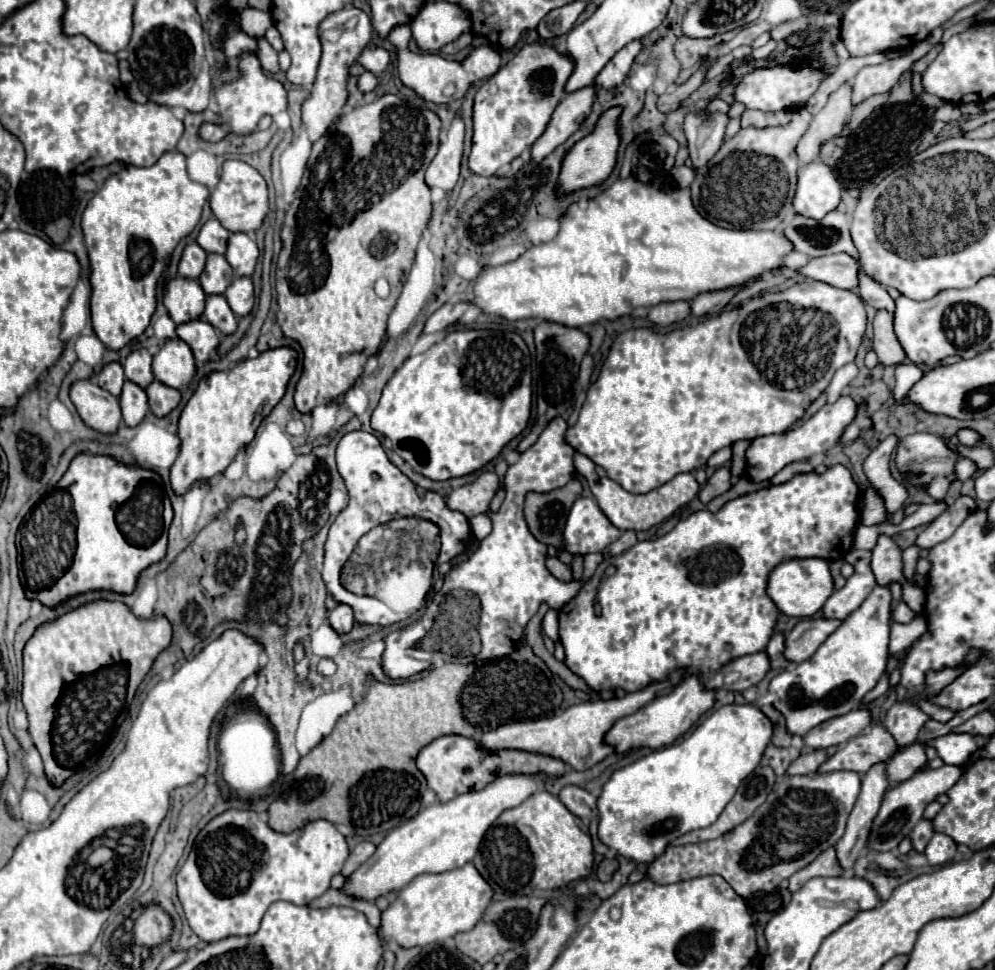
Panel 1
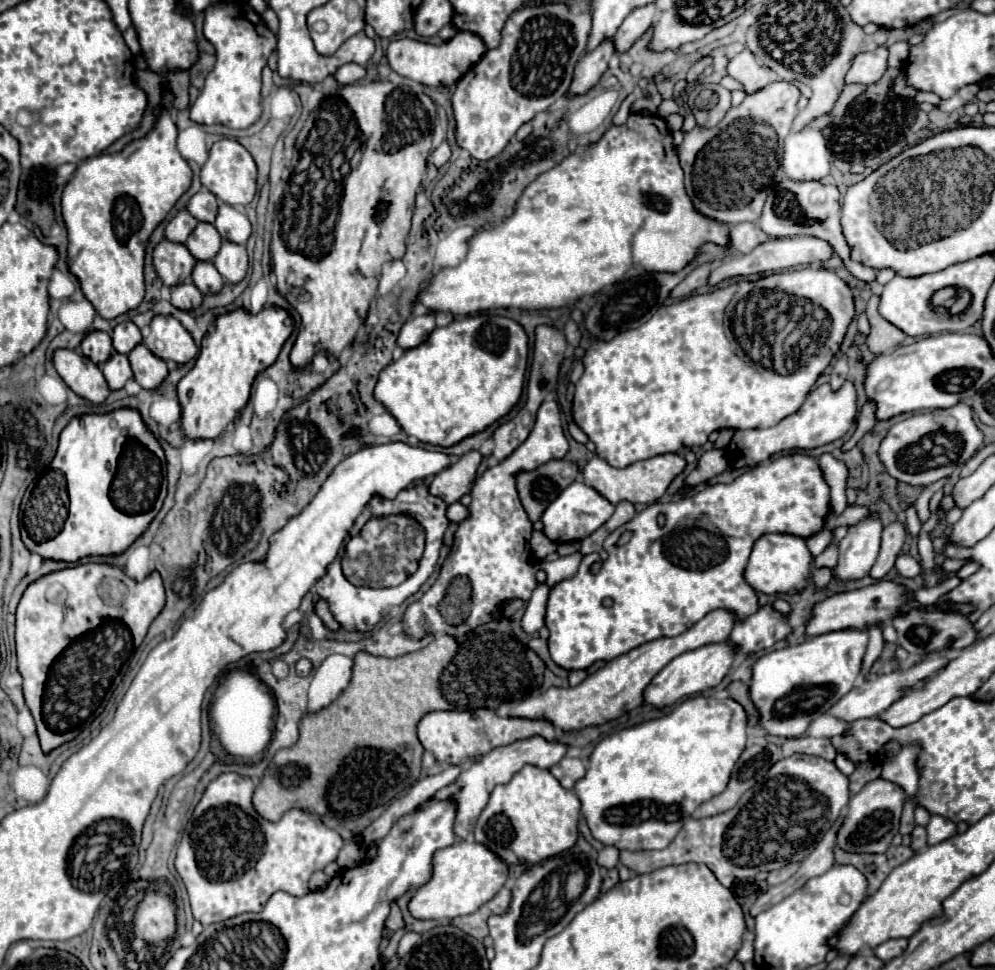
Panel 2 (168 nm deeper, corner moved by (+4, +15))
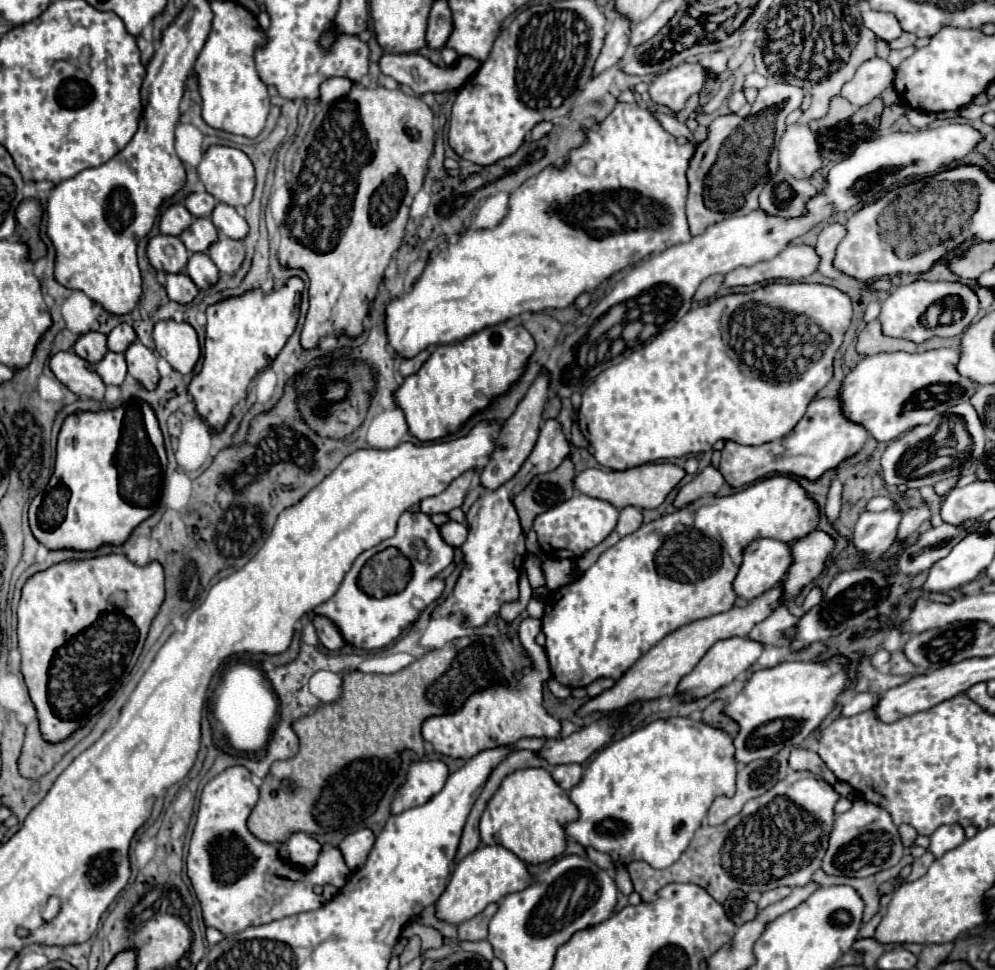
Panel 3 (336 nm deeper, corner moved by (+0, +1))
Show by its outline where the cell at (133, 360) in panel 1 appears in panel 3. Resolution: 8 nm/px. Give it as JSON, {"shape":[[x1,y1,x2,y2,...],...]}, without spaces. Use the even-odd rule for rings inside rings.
{"shape":[[119,324,119,326,113,328,111,334,107,336,107,346,109,346,109,350,113,350,113,352,125,354,125,350,127,350,135,340,137,340,135,330,133,330,129,324]]}

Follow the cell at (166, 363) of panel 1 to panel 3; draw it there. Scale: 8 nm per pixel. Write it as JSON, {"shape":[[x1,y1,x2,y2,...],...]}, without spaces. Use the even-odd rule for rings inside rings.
{"shape":[[161,320,153,330,155,350,165,358,177,372,191,374,201,350,197,332,189,324,177,324,175,320]]}

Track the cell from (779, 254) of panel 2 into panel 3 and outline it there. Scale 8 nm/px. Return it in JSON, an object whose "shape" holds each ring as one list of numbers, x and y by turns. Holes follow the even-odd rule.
{"shape":[[787,246,781,250,775,258,757,262,753,268,735,268,725,276,723,286,733,288,733,286,751,286,763,280,793,280,799,282,801,278,811,276,817,266,819,266,819,254,815,252,813,246]]}

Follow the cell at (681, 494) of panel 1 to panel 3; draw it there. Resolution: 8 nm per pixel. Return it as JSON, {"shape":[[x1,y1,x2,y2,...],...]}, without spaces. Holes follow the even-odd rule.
{"shape":[[665,460,663,462,655,462,655,464,645,464,633,470,625,470,625,472,613,472,611,469,604,467,589,468,581,474,575,476,575,488,591,498,599,498,605,500,609,504,613,504,617,510,625,508,625,506,635,506,641,510,653,510,659,504,663,504,663,500,667,498,667,494,683,480,685,470,675,466,675,464]]}

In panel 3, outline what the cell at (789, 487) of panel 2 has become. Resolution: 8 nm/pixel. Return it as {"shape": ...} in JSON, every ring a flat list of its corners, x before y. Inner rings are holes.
{"shape":[[771,476,731,496,707,496,675,514,643,524,639,530,605,550,581,578,555,590,555,596,551,592,545,598,545,614,541,622,543,634,547,636,545,652,553,678,569,688,589,686,603,676,617,680,641,654,661,642,663,636,689,622,733,608,737,600,733,578,741,568,743,550,749,542,761,538,797,542,817,528,821,516,819,504,795,478]]}

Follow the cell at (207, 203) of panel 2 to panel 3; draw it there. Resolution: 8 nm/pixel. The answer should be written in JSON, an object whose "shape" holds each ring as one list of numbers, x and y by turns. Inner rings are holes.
{"shape":[[203,192,203,194,189,194,185,200,185,208,195,216,195,218,207,218,213,212,213,206,217,206,217,200]]}

